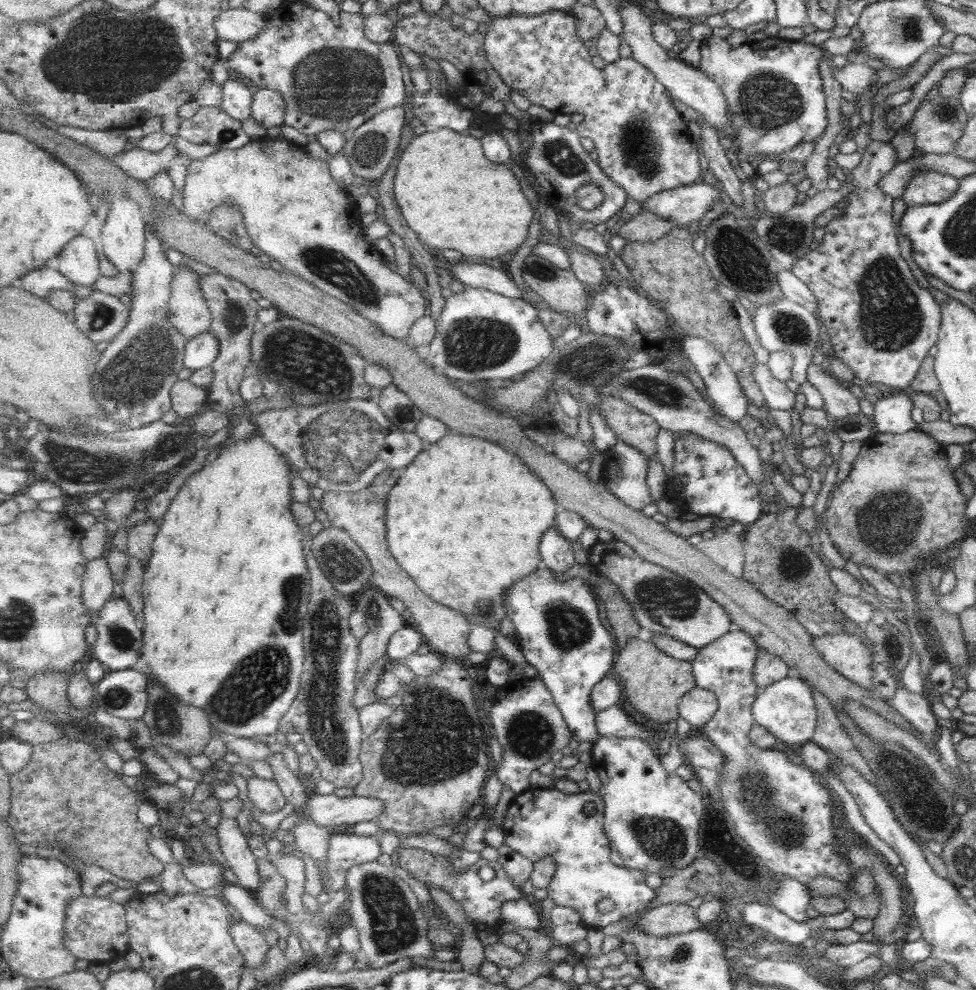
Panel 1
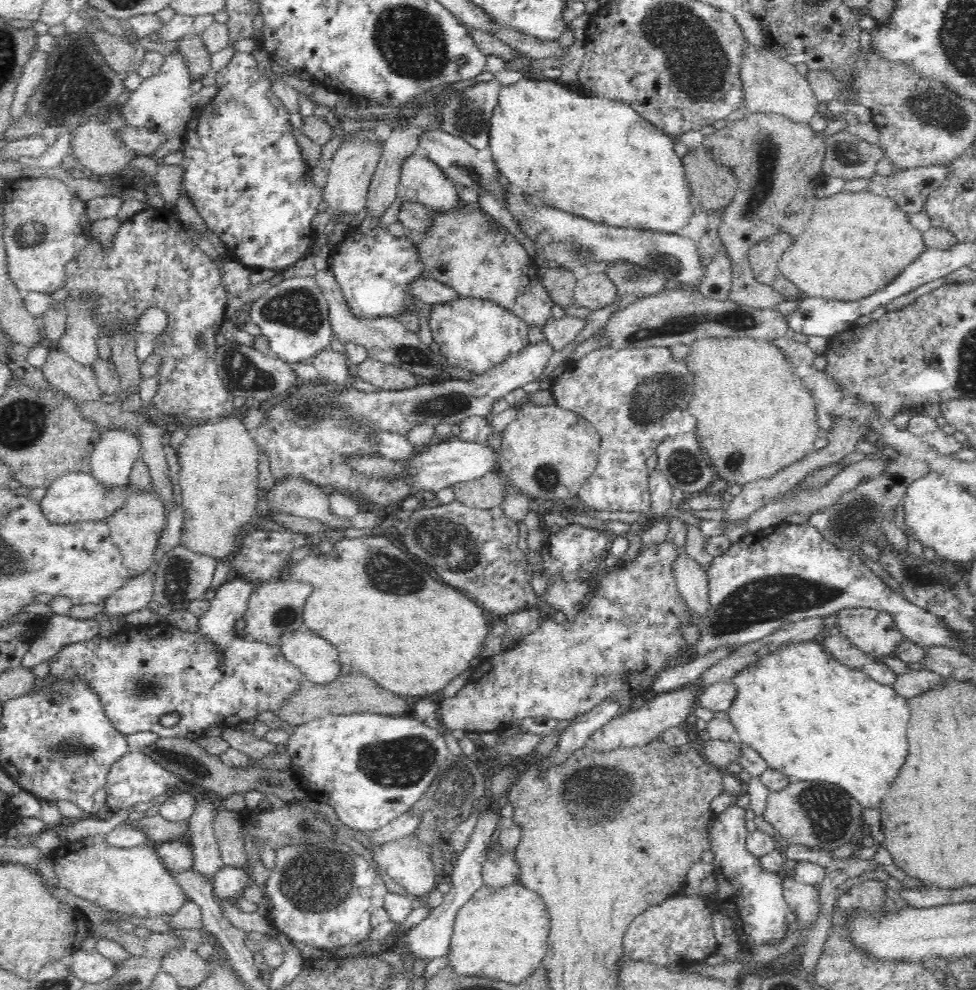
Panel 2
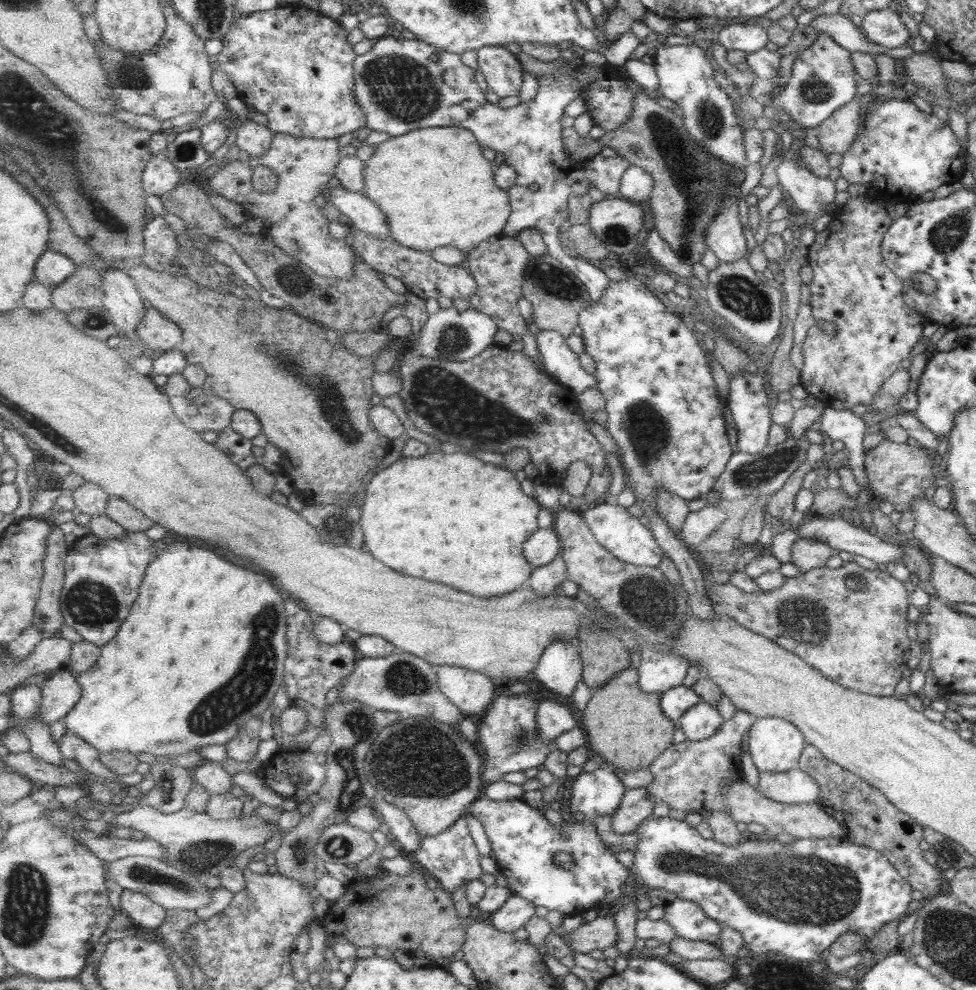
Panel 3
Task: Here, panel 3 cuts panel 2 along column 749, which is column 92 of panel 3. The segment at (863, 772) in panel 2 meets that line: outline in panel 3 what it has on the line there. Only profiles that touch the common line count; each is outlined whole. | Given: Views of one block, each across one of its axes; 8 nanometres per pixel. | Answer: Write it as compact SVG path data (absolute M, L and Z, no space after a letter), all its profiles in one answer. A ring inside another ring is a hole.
M176 537L175 542L168 544L149 565L140 588L140 598L132 606L132 611L121 625L116 638L102 647L101 658L87 672L76 674L77 681L83 688L83 696L76 707L63 719L66 731L77 733L97 747L100 753L127 750L135 754L147 752L153 756L175 758L176 755L195 751L197 747L203 747L203 745L226 745L245 726L255 726L258 723L258 717L271 708L273 698L277 696L279 688L285 683L285 660L289 658L289 613L285 609L287 599L287 594L273 584L269 576L235 566L233 562L227 562L217 552L191 546Z

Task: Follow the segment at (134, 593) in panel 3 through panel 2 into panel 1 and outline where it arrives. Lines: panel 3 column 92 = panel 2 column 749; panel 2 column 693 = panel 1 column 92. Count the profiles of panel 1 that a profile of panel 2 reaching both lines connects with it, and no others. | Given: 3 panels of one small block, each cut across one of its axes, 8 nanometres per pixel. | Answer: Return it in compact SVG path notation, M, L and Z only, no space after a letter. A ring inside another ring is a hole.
M124 596L109 598L109 602L102 610L94 614L92 624L97 627L99 634L97 642L91 645L90 657L94 657L115 671L138 667L141 663L141 650L144 647L144 629L137 624L136 613Z

